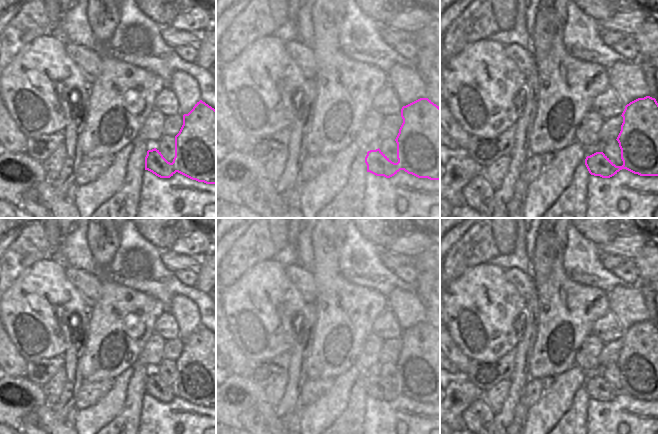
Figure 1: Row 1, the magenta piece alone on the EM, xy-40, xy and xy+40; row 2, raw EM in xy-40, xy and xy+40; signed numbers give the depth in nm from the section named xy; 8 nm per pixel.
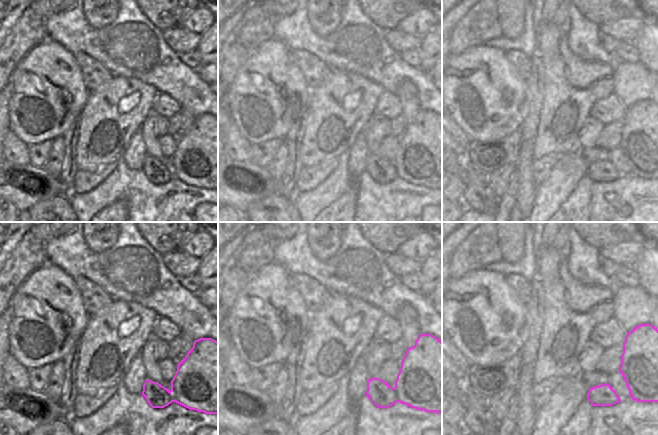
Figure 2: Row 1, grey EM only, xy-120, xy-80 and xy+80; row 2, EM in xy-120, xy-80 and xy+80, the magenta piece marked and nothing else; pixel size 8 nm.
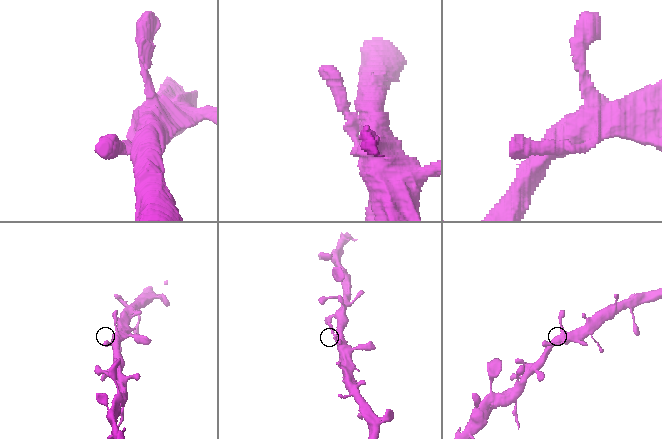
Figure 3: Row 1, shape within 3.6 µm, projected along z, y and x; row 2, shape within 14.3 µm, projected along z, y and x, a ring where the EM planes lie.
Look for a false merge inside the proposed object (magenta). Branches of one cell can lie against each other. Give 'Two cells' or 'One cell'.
One cell.

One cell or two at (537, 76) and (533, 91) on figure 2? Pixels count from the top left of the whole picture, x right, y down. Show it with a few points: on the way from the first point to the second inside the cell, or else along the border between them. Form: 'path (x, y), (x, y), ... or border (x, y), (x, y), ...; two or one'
path (536, 80), (535, 87); one

